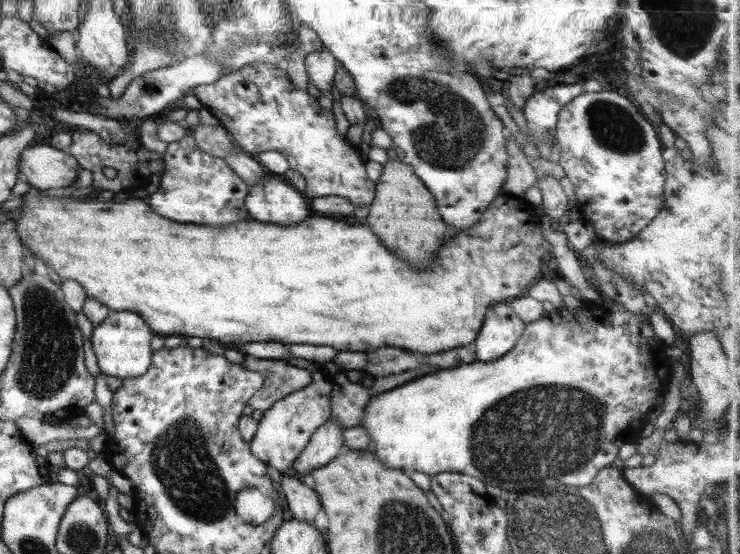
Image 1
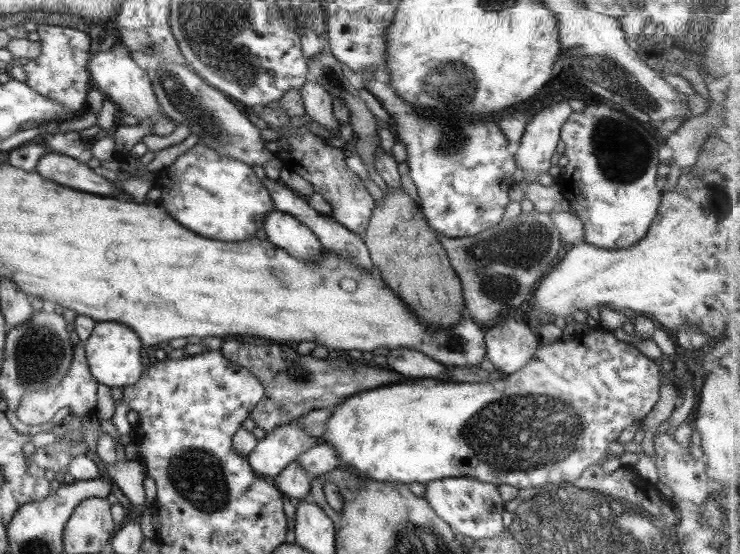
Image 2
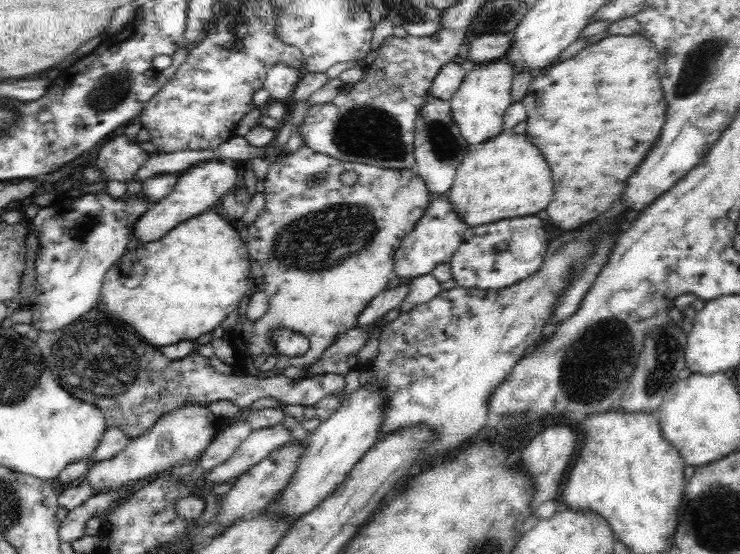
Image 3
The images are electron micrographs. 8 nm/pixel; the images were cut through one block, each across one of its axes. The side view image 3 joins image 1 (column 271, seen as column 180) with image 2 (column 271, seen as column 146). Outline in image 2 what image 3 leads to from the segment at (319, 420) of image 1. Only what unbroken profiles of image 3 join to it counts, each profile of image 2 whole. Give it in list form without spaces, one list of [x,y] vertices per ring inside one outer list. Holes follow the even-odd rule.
[[[300,418],[294,419],[259,440],[248,456],[252,470],[274,478],[304,451],[320,444],[320,438],[308,436],[300,424]]]

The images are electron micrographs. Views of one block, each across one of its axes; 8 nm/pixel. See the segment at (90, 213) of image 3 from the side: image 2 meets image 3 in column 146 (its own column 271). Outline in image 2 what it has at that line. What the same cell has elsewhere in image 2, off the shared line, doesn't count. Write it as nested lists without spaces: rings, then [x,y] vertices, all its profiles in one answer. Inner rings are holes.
[[[196,143],[174,162],[157,172],[155,185],[160,188],[158,202],[184,228],[212,240],[243,241],[264,228],[266,214],[275,209],[270,192],[251,166],[222,156],[206,145]]]

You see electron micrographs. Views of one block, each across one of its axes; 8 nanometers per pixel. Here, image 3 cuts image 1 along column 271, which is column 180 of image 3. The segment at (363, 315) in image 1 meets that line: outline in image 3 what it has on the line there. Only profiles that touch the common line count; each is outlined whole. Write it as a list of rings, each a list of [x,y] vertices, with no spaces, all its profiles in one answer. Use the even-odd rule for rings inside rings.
[[[213,209],[181,222],[158,240],[139,244],[127,250],[122,258],[106,273],[101,288],[102,302],[107,312],[128,322],[146,342],[154,347],[170,346],[183,340],[193,340],[206,332],[212,332],[222,320],[238,308],[250,286],[250,260],[244,240],[238,232]],[[136,262],[144,268],[144,276],[138,286],[124,286],[122,276],[132,274]]]

